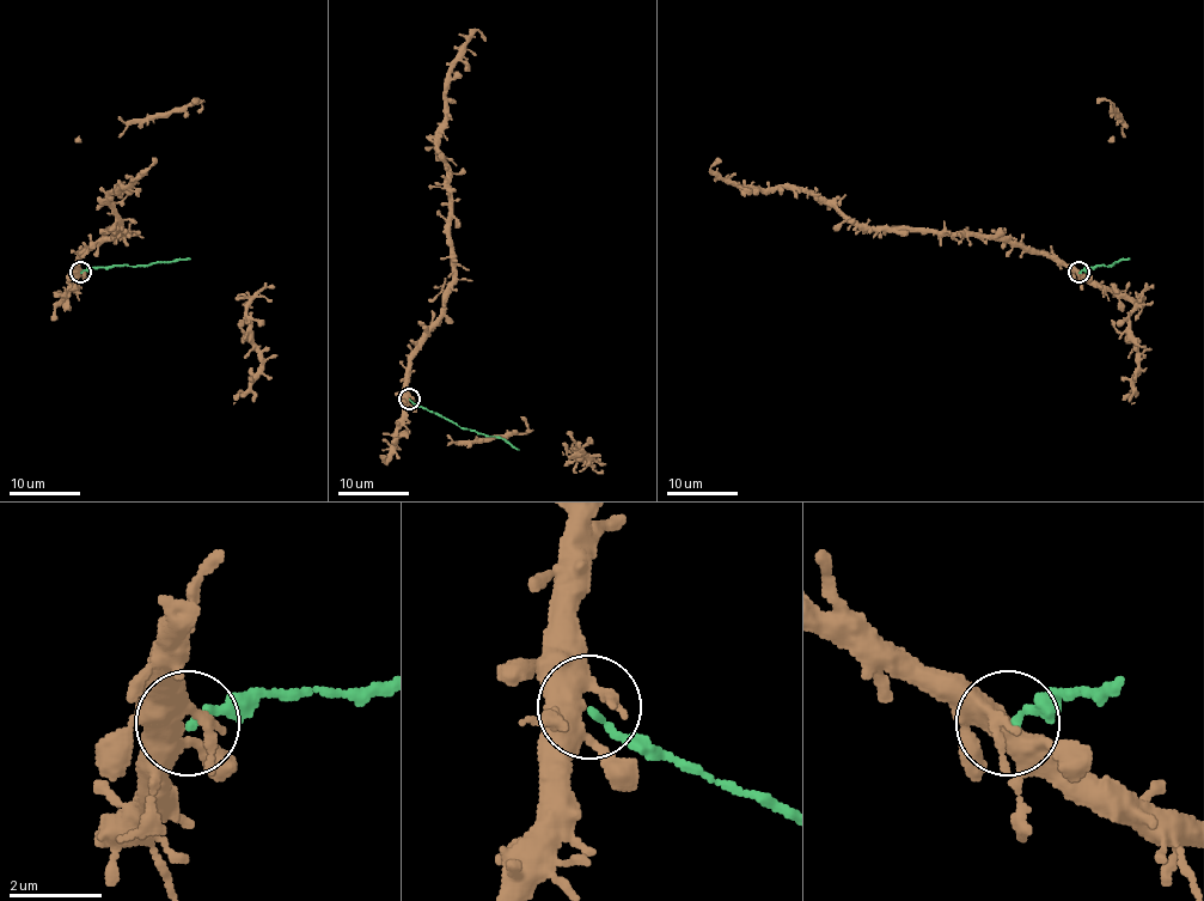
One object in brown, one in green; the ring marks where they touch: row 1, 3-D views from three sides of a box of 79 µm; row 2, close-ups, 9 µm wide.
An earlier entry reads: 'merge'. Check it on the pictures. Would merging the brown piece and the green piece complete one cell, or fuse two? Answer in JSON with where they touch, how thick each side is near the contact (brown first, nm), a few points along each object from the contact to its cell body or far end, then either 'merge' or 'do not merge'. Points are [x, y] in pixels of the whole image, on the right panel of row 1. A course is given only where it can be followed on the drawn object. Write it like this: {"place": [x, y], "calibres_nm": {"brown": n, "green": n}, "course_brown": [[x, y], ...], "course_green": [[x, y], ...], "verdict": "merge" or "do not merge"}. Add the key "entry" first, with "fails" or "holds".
{"entry": "fails", "place": [1079, 272], "calibres_nm": {"brown": 400, "green": 170}, "course_brown": [[1080, 273], [995, 237], [866, 230], [848, 223], [830, 205], [804, 192], [723, 182], [710, 168], [720, 159]], "course_green": [[1080, 273], [1087, 267], [1129, 259]], "verdict": "do not merge"}

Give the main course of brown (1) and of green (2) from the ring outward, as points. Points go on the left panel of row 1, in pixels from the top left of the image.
1: (79, 273), (79, 256), (90, 245), (123, 233), (109, 198), (120, 188), (134, 182), (157, 159)
2: (80, 273), (93, 267), (190, 259)

